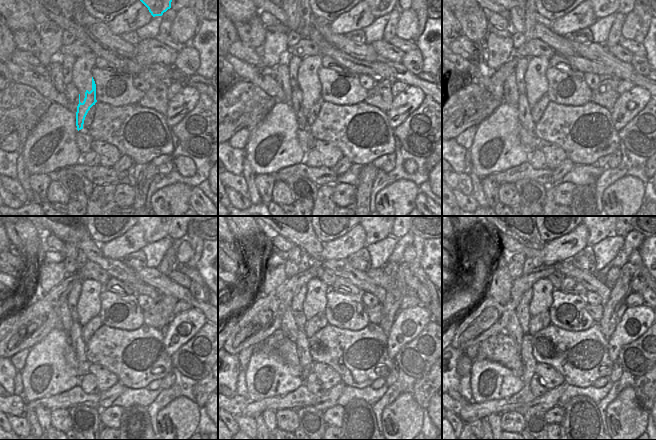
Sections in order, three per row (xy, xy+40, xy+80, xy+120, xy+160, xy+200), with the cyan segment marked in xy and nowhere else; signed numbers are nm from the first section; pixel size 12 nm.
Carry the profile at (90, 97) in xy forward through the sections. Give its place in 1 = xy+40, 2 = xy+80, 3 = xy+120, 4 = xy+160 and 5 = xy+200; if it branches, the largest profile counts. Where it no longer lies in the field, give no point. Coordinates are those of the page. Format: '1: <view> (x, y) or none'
1: xy+40 (314, 95)
2: xy+80 (543, 82)
3: xy+120 (96, 303)
4: xy+160 (321, 303)
5: xy+200 (546, 301)

